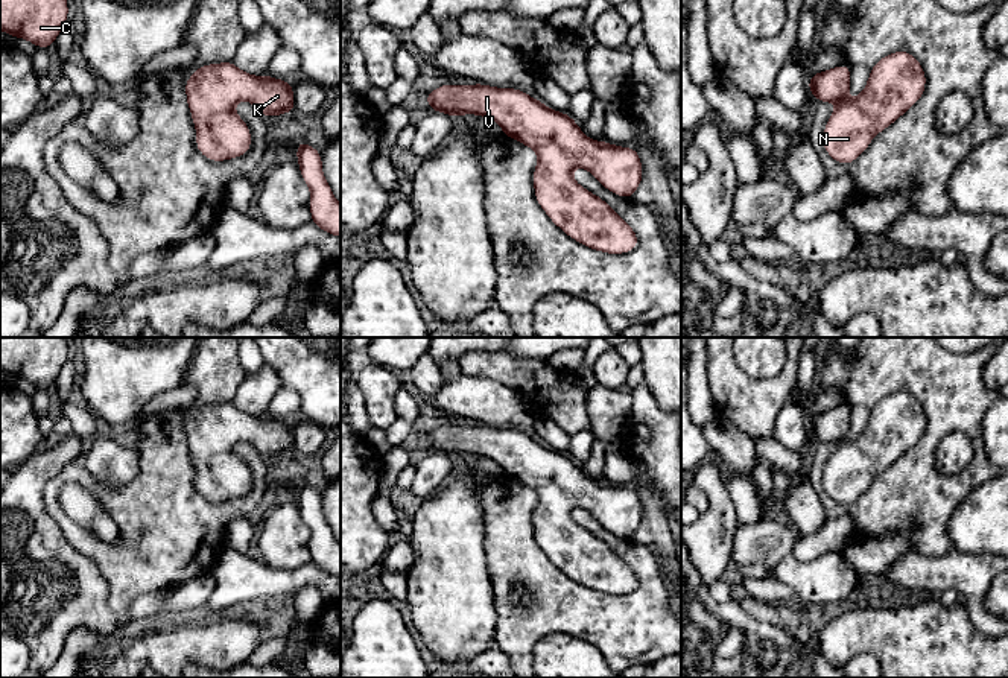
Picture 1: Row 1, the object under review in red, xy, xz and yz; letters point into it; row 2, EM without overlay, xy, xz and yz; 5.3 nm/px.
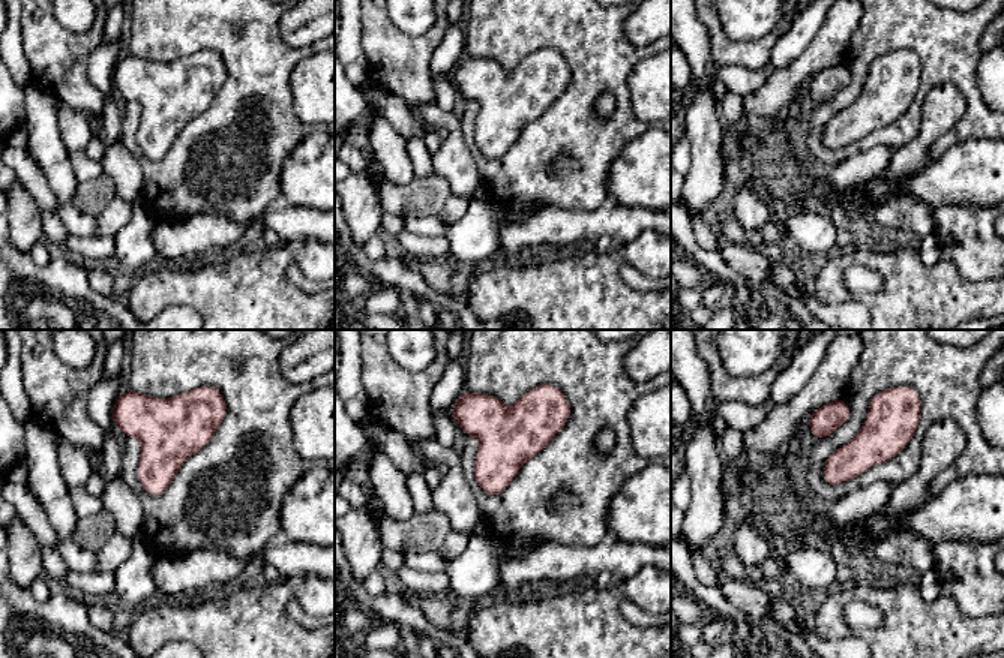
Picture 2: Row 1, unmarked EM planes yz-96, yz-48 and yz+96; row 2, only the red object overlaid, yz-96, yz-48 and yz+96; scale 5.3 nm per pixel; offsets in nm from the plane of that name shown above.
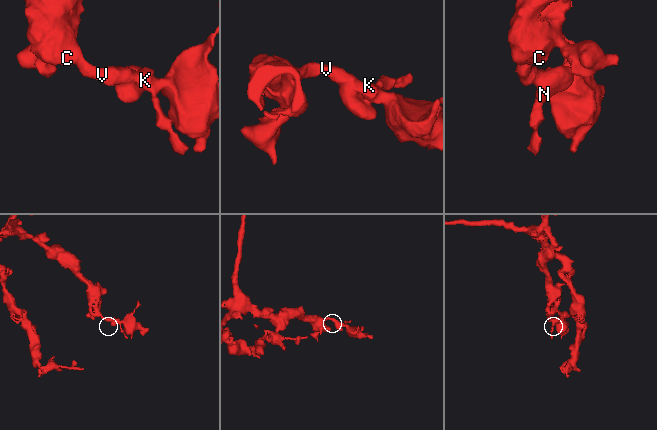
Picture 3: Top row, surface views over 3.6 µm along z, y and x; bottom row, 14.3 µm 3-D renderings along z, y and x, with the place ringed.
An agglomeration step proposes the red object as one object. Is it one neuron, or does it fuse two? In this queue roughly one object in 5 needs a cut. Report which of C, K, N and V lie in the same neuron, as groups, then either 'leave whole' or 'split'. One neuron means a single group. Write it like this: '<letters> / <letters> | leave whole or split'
C K N V | leave whole

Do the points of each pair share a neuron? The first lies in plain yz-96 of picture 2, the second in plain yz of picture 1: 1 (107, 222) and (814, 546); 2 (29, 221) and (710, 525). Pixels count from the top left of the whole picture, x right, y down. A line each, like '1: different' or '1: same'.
1: same
2: same

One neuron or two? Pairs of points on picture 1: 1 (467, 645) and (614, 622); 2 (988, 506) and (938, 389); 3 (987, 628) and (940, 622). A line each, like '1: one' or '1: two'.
1: two
2: two
3: two

